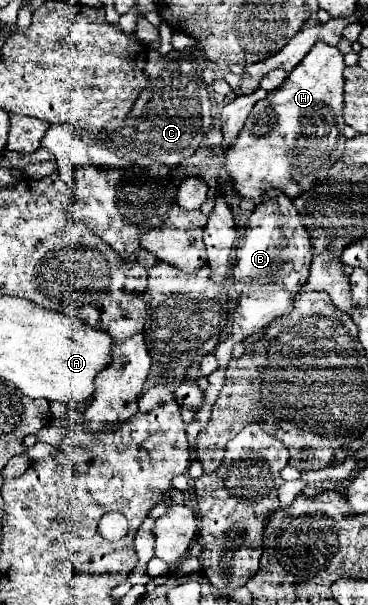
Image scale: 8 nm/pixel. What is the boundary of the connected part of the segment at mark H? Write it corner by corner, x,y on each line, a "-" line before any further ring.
316,44
306,58
290,72
286,78
286,84
278,88
278,92
270,92
268,98
260,100
244,128
240,130
236,142
232,142
226,148
226,172
238,190
240,196
252,200
254,204
262,202
262,194
268,188
280,188
286,192
286,196
296,198
302,192
310,190
314,182
322,176
328,174
330,166
336,164
344,152
344,118
342,118
342,108
344,108
344,56
338,48
330,48
328,44

